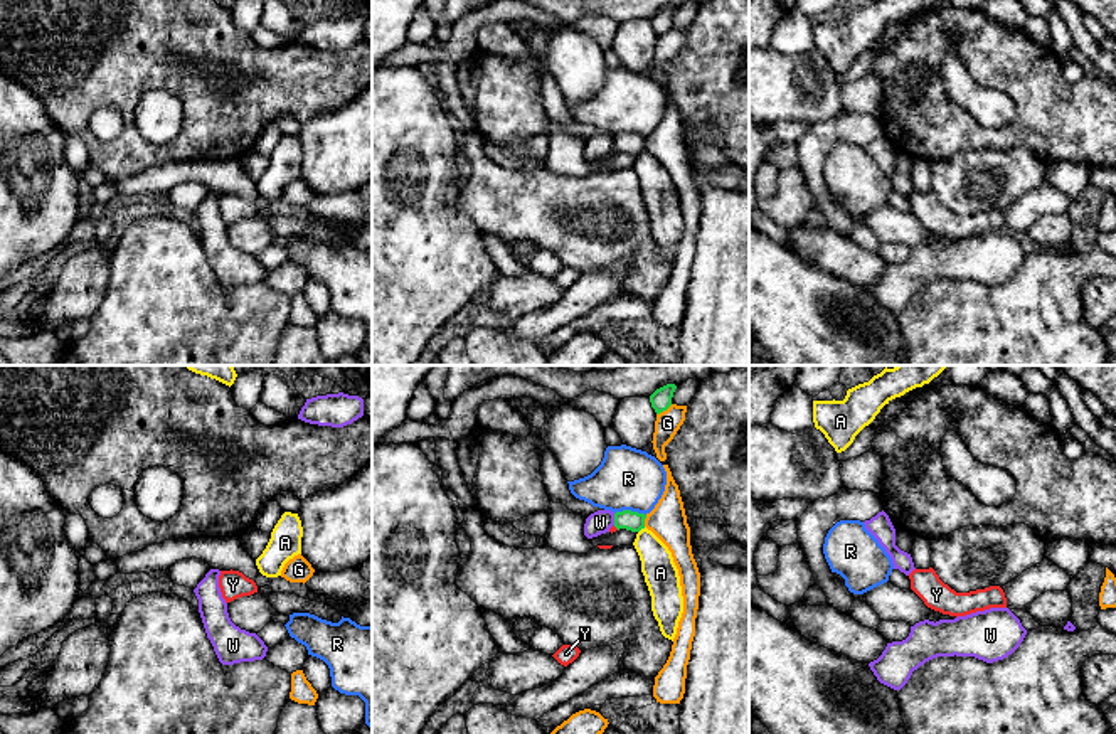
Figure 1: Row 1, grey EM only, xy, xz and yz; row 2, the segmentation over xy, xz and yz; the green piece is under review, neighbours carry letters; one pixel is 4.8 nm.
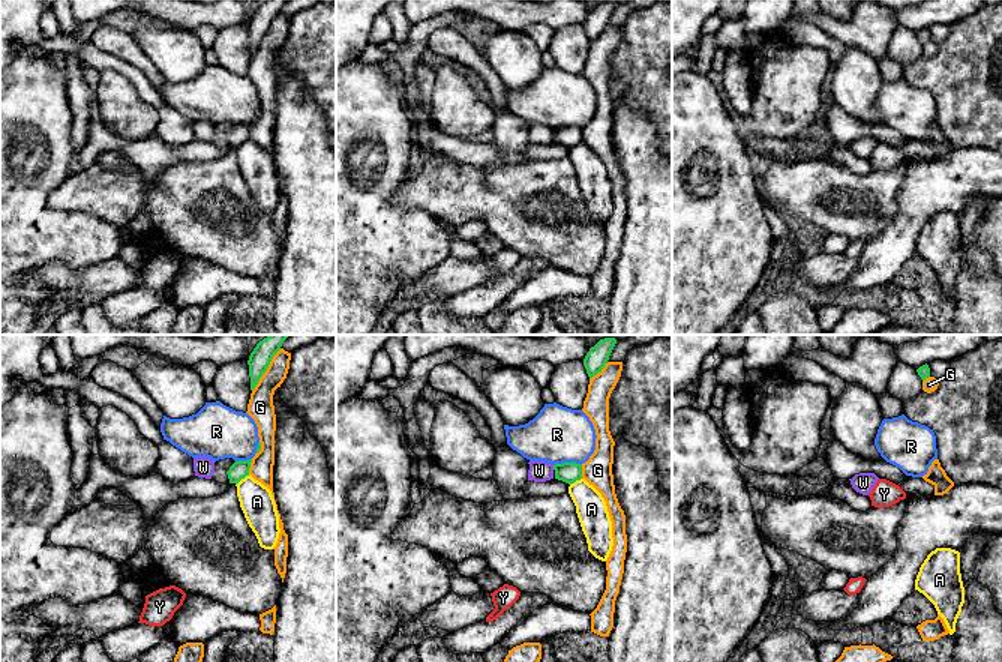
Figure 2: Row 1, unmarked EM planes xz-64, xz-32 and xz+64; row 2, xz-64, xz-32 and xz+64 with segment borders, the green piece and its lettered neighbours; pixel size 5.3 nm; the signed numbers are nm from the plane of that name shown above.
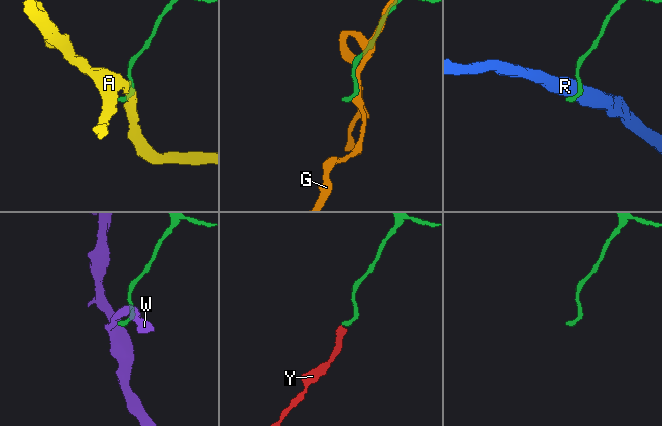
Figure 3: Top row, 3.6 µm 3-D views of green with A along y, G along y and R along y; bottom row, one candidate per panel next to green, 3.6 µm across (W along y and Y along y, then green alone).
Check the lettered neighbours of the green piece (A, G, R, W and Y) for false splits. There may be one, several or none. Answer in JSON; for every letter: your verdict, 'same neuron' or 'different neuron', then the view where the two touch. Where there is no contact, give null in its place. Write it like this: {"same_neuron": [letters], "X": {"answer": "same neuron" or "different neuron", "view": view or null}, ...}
{"same_neuron": ["Y"], "A": {"answer": "different neuron", "view": "xz"}, "G": {"answer": "different neuron", "view": "xz"}, "R": {"answer": "different neuron", "view": "xz"}, "W": {"answer": "different neuron", "view": "xz"}, "Y": {"answer": "same neuron", "view": "xz"}}

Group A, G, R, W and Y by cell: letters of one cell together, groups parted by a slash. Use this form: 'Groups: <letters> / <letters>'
Groups: A / G / R / W / Y

